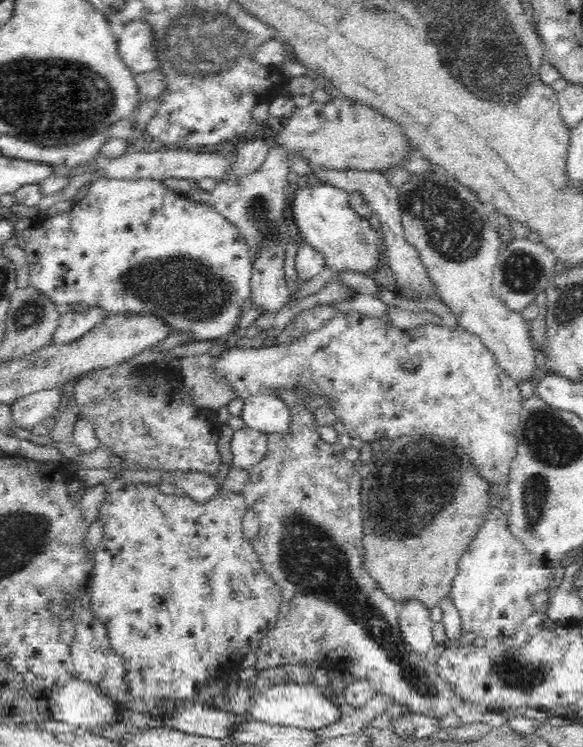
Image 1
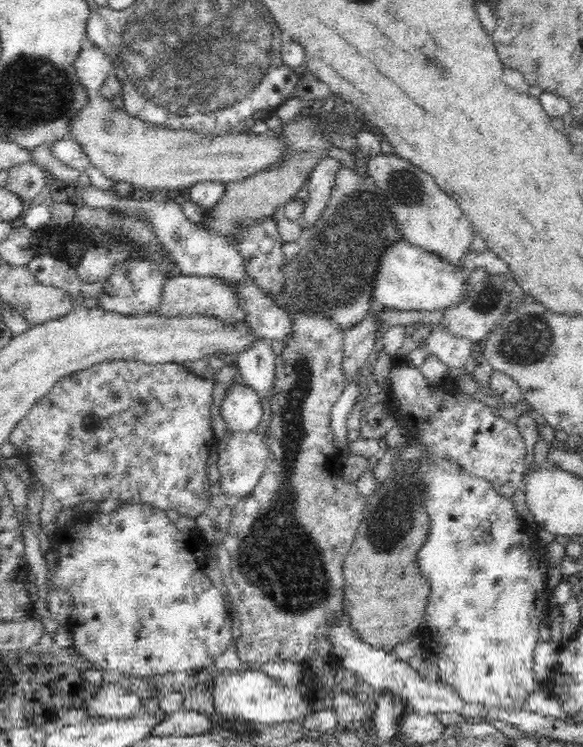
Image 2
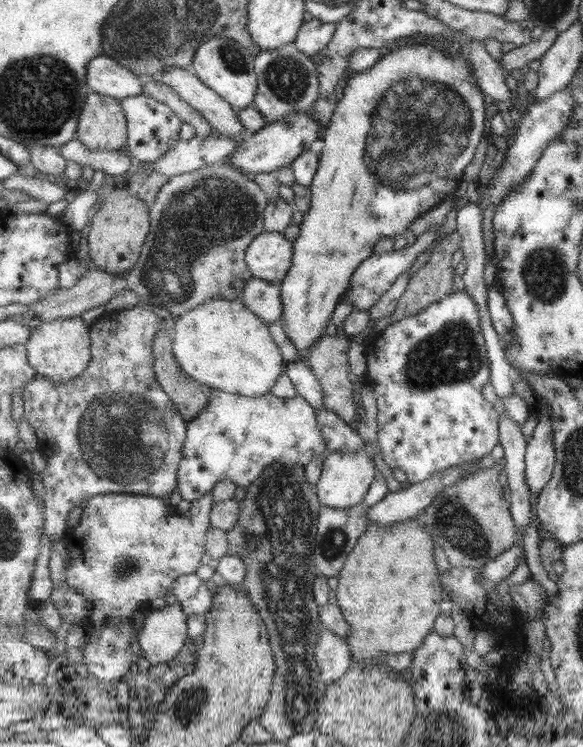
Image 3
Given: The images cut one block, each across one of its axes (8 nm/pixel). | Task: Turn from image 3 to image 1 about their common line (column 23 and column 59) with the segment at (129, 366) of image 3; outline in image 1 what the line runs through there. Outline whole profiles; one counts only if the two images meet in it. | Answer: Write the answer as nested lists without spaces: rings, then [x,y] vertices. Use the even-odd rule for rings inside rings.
[[[63,386],[16,398],[10,404],[15,426],[32,430],[40,422],[52,418],[60,406],[63,392],[61,387]]]

